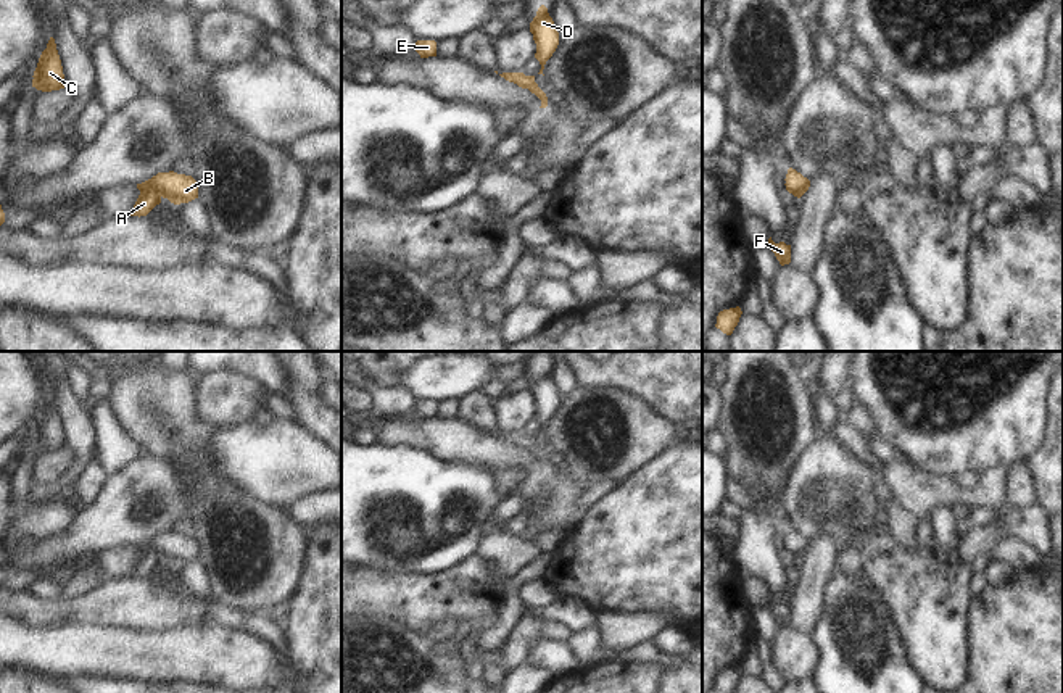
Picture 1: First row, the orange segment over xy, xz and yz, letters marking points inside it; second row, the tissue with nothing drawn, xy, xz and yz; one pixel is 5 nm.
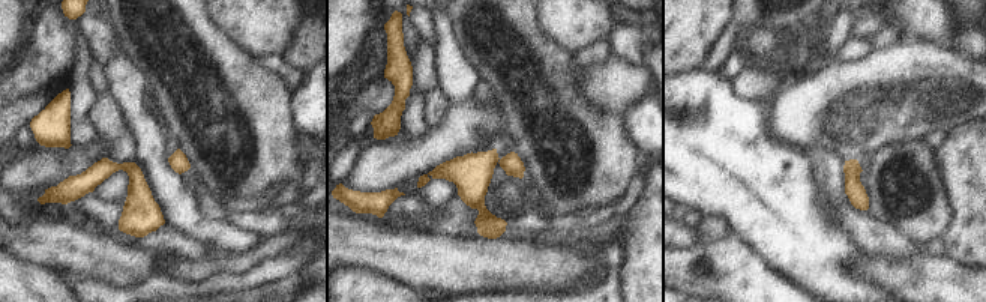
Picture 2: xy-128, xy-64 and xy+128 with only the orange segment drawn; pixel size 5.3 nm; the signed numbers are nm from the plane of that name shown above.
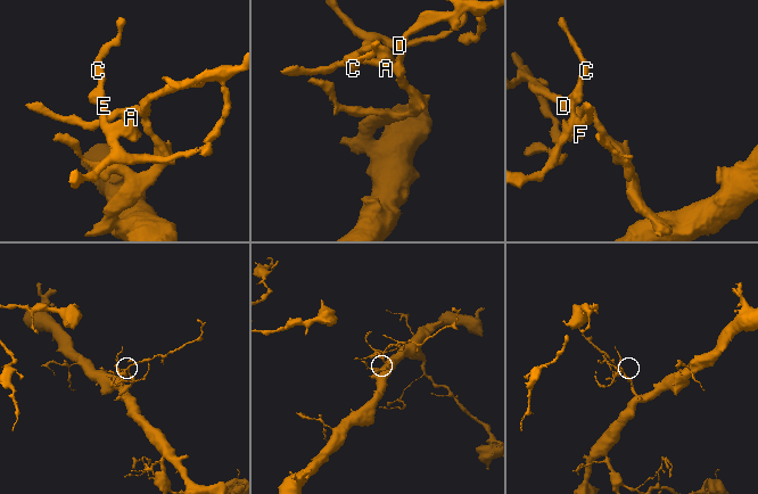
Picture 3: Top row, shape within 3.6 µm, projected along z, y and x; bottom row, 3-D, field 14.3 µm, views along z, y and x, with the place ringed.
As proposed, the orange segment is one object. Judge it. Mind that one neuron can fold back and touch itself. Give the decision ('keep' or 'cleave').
keep

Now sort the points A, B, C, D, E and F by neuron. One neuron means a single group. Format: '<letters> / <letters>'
A B C D E F

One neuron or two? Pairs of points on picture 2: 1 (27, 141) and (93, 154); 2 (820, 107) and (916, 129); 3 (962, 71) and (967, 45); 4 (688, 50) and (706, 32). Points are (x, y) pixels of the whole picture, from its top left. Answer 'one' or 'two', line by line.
1: two
2: two
3: two
4: one

